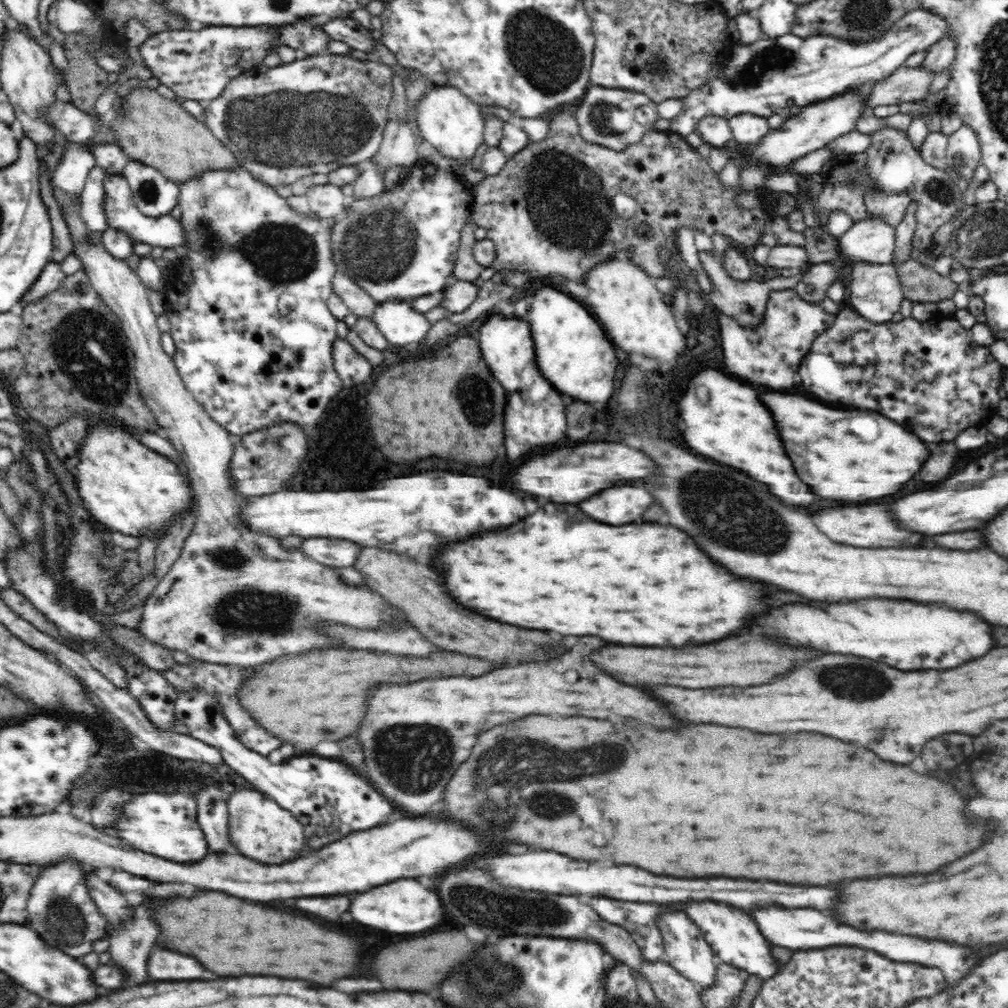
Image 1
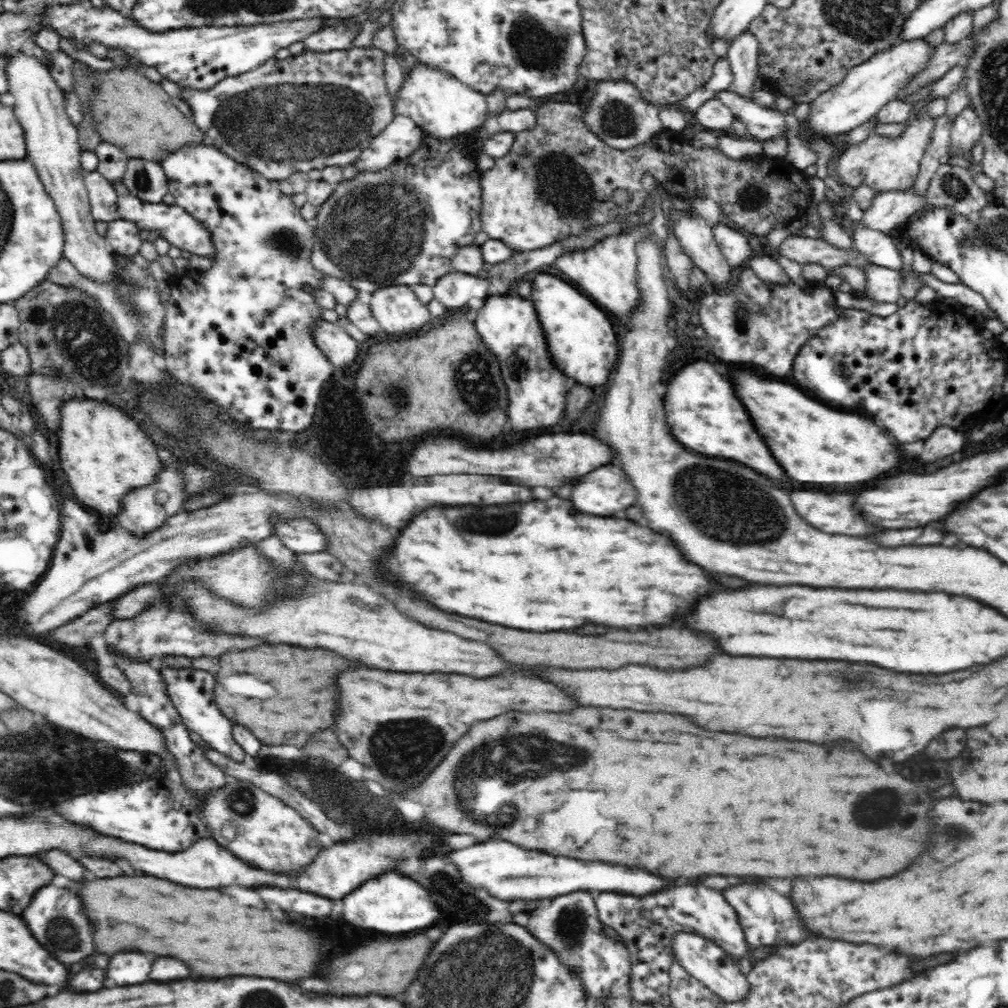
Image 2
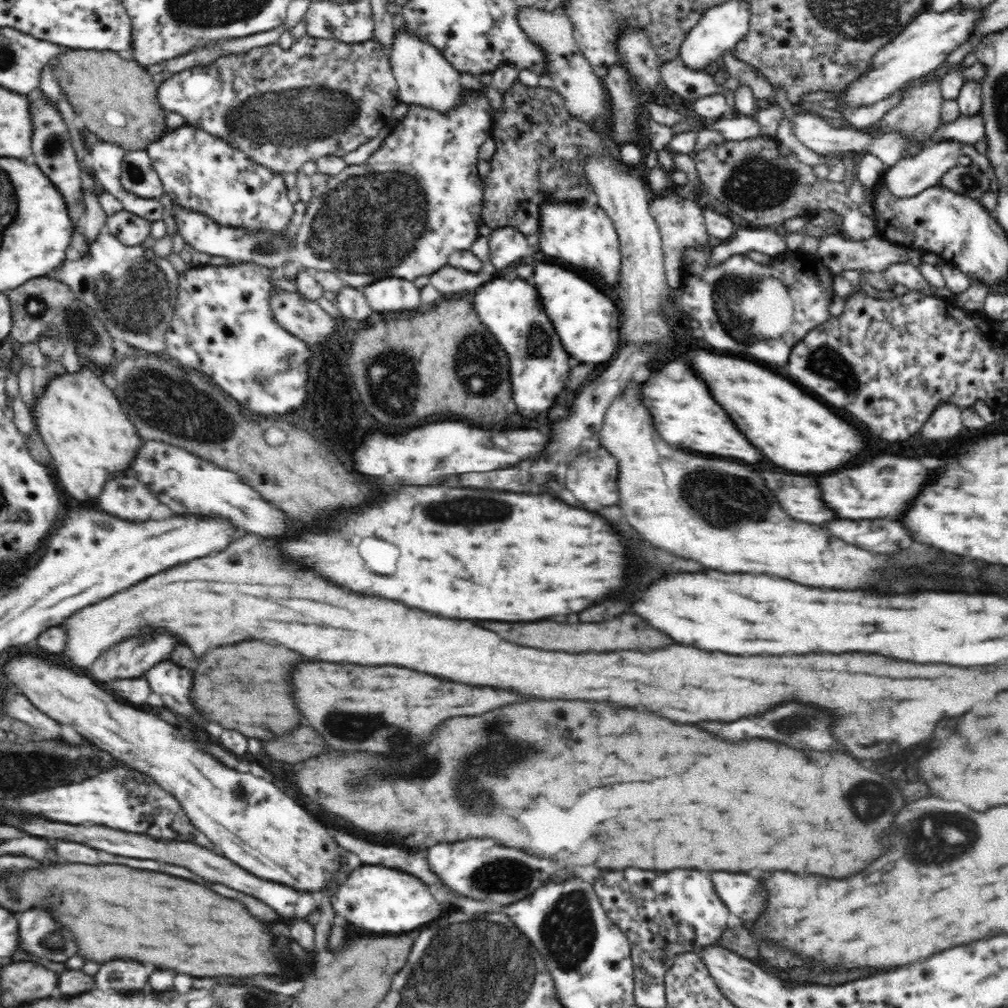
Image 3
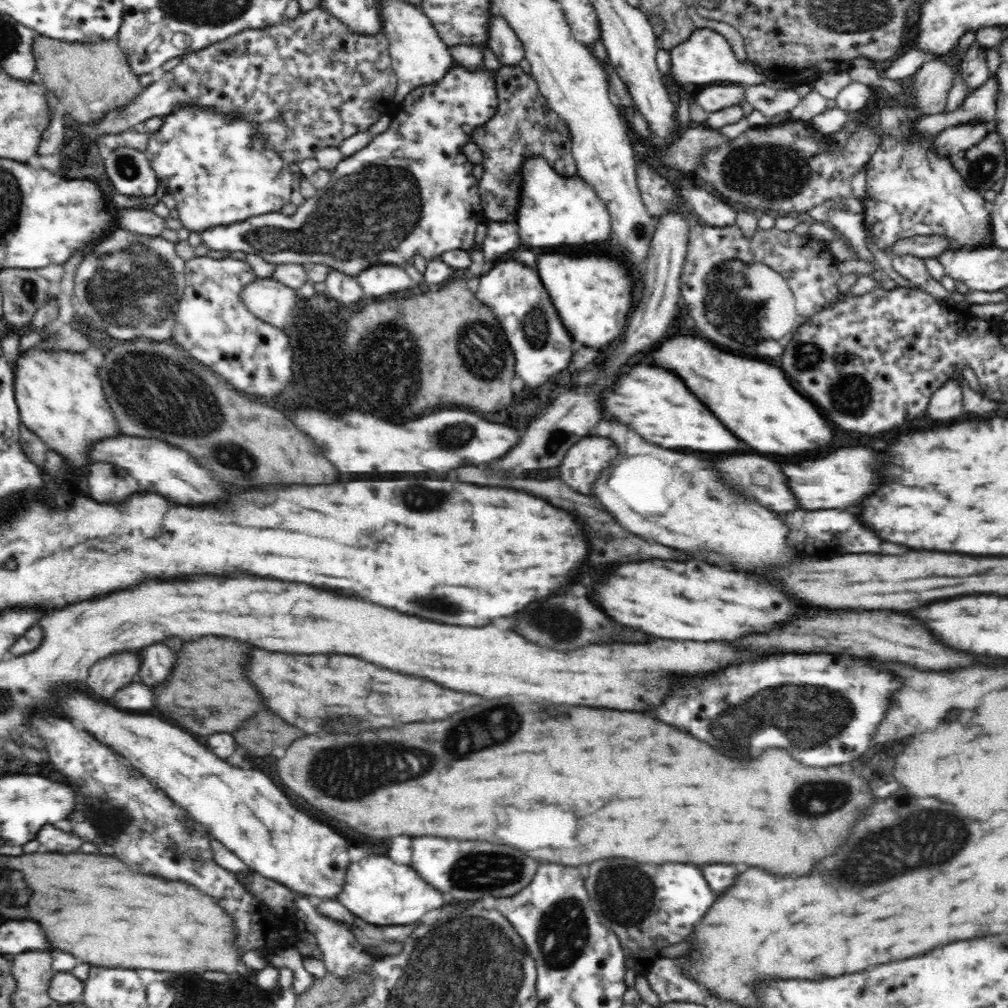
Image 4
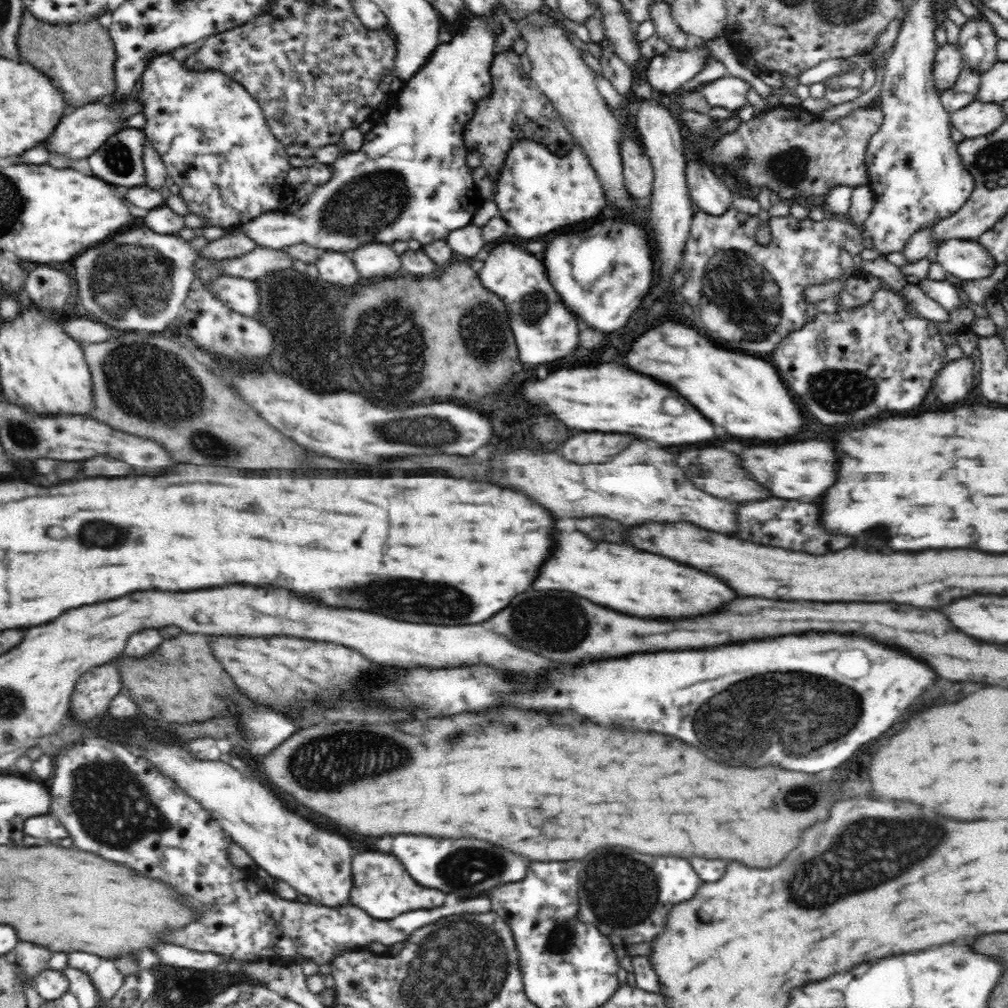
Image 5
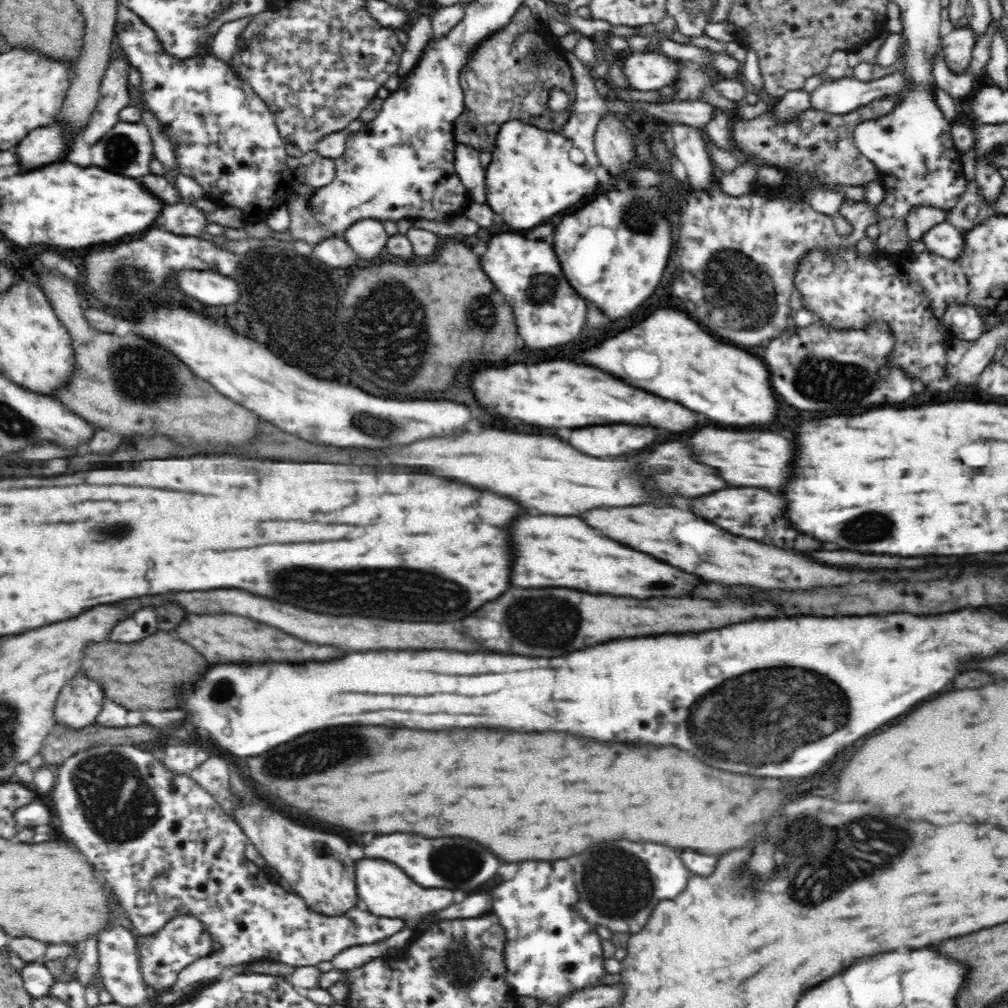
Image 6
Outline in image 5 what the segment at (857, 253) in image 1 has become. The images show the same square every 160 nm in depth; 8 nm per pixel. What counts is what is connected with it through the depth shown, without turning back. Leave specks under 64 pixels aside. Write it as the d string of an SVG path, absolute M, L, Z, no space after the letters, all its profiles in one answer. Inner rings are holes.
M975 99L968 106L949 115L949 124L963 138L972 139L994 132L1004 121L1001 104L986 104Z

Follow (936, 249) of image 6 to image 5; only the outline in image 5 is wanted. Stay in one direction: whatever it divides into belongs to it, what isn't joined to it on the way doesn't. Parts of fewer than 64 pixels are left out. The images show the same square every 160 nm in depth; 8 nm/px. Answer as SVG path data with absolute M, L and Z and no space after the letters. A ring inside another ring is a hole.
M942 239L937 242L937 262L945 272L962 280L980 280L992 271L985 250L978 241Z

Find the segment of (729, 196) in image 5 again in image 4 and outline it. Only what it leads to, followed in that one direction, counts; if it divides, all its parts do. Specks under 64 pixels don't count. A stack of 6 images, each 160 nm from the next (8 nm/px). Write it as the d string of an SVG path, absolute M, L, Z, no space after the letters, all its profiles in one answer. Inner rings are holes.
M694 186L687 189L685 193L687 203L701 224L725 228L736 221L737 213L728 204L718 202L718 198L714 198L710 192Z

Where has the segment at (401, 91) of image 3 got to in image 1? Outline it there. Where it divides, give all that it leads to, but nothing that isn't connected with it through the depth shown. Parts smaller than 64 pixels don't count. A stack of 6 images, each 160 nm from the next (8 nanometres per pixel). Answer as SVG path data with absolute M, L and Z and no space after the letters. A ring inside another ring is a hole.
M449 84L435 85L419 100L415 109L418 132L446 158L452 160L473 159L478 146L485 142L483 134L485 118L481 114L481 105L462 94Z

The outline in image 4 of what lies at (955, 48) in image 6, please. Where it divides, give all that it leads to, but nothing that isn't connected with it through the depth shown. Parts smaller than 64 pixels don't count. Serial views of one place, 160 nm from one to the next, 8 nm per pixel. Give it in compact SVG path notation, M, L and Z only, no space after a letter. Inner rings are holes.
M936 56L923 64L916 74L916 107L920 105L921 112L940 114L946 108L947 96L954 80L953 70L949 65L949 57Z

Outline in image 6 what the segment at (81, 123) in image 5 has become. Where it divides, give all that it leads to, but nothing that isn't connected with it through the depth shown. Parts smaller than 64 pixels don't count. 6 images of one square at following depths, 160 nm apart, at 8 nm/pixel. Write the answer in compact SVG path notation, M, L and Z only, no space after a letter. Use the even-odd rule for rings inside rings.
M54 127L38 128L30 132L20 146L15 148L18 155L18 164L23 169L38 168L42 164L50 164L50 161L58 163L58 160L65 160L66 155L62 155L62 142L58 138L58 130Z

